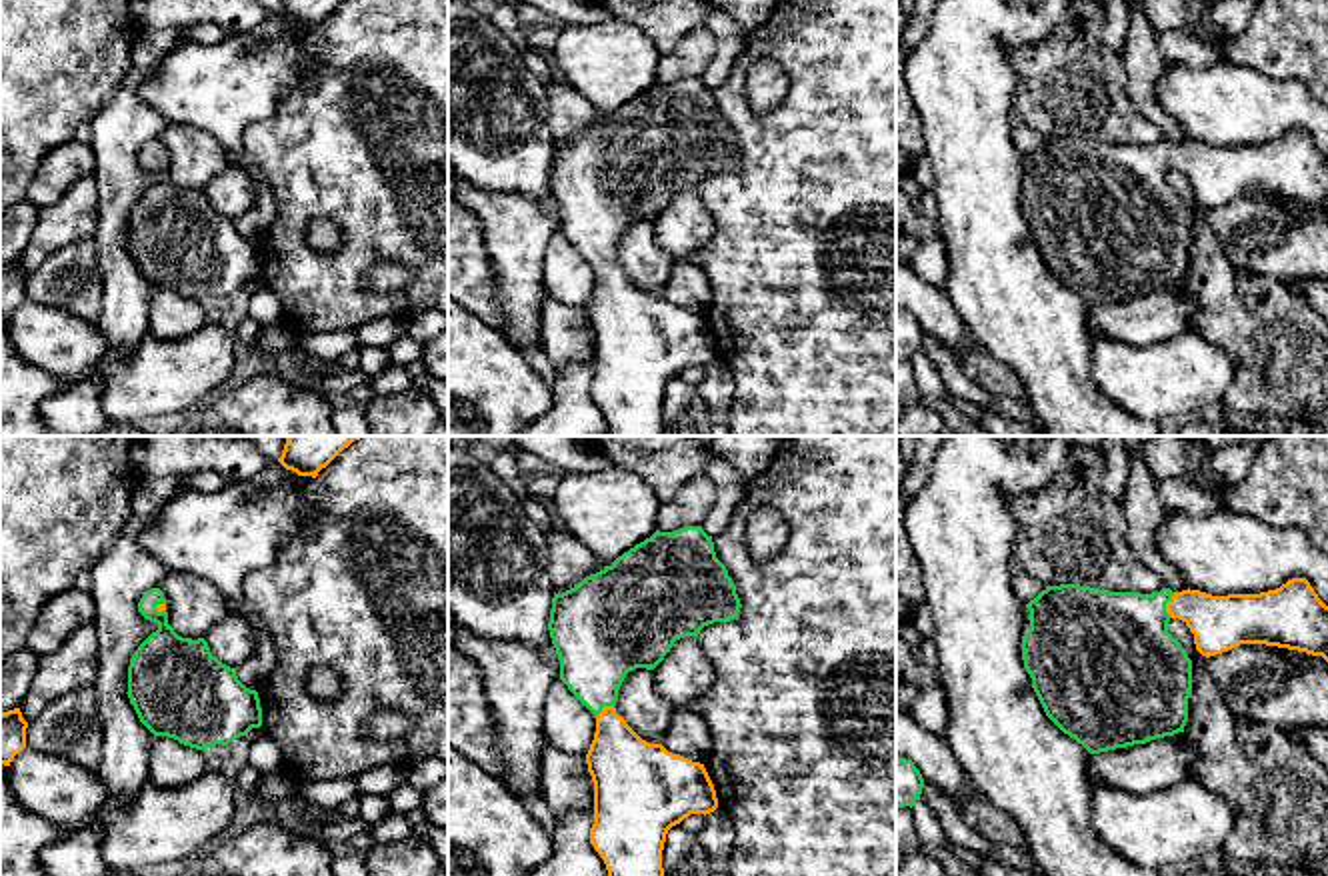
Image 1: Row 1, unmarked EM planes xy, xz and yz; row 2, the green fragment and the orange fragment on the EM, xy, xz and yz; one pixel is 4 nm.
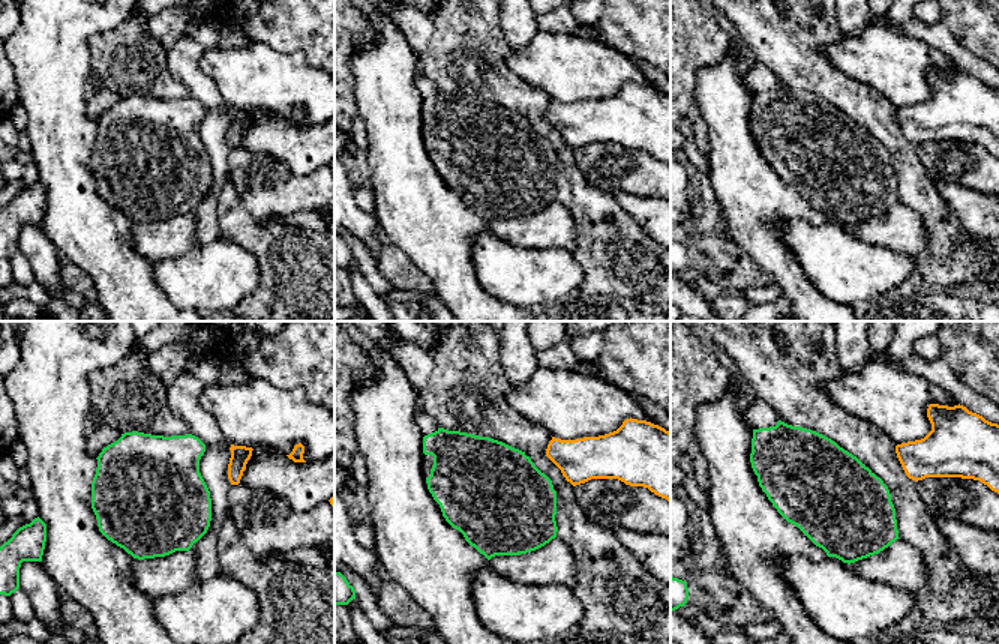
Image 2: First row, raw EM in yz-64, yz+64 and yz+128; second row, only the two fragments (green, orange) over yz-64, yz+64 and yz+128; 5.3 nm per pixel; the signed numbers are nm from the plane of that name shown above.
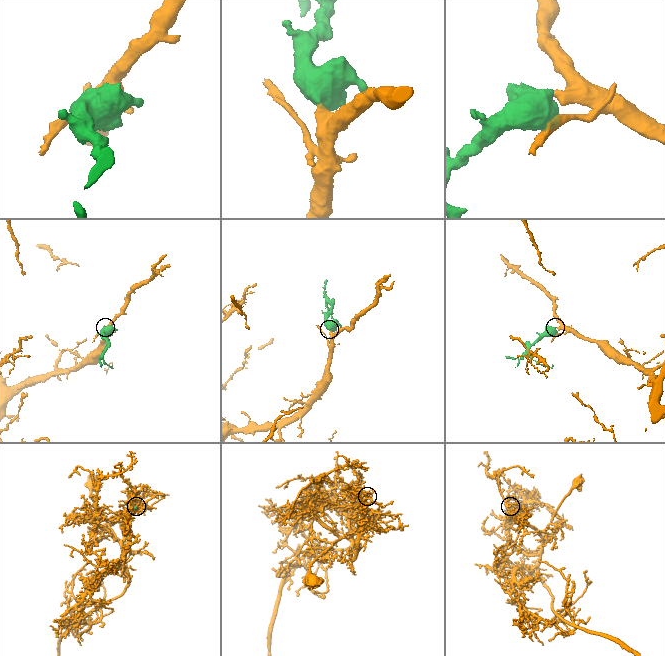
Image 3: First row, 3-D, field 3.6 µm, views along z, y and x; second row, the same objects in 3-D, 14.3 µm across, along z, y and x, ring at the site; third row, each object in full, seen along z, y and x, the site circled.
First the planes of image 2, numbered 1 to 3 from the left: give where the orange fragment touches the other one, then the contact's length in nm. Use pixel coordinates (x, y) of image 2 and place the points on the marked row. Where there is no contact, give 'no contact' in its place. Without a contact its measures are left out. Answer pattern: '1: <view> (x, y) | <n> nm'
1: no contact
2: no contact
3: no contact

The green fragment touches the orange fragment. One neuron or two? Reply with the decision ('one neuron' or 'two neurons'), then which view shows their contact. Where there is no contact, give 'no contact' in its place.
one neuron; contact in yz

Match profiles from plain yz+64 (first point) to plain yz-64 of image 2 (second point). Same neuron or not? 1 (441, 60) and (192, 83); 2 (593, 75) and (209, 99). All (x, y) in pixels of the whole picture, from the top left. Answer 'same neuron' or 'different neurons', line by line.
1: different neurons
2: different neurons

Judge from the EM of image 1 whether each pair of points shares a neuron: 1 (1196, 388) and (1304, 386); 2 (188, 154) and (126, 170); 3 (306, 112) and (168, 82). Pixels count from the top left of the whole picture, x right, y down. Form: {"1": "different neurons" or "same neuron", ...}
{"1": "different neurons", "2": "different neurons", "3": "different neurons"}

